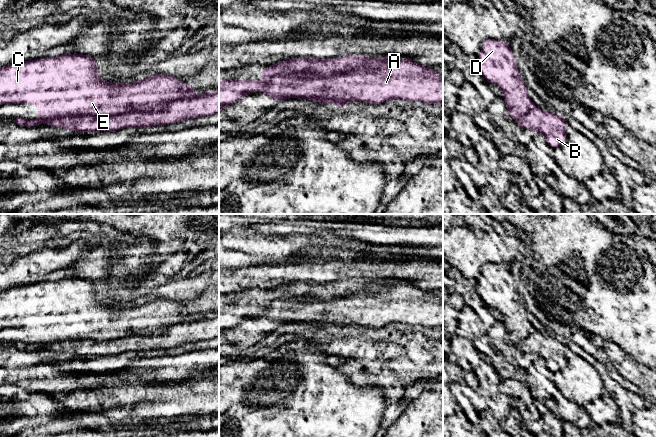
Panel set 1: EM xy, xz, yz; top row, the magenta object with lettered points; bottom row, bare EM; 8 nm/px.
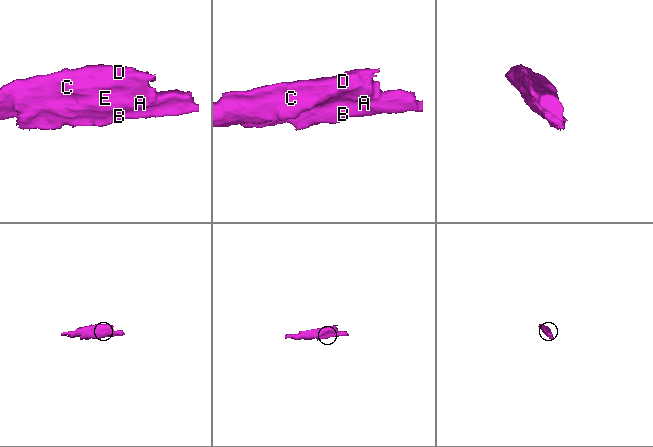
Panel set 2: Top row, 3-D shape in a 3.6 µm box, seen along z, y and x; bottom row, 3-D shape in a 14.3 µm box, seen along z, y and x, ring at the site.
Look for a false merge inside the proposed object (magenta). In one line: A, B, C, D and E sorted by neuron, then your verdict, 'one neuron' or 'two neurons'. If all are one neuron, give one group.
A B / C D E; two neurons

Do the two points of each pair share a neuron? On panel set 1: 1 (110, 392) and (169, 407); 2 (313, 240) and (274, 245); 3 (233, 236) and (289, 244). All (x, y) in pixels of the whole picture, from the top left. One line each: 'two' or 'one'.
1: one
2: one
3: one

